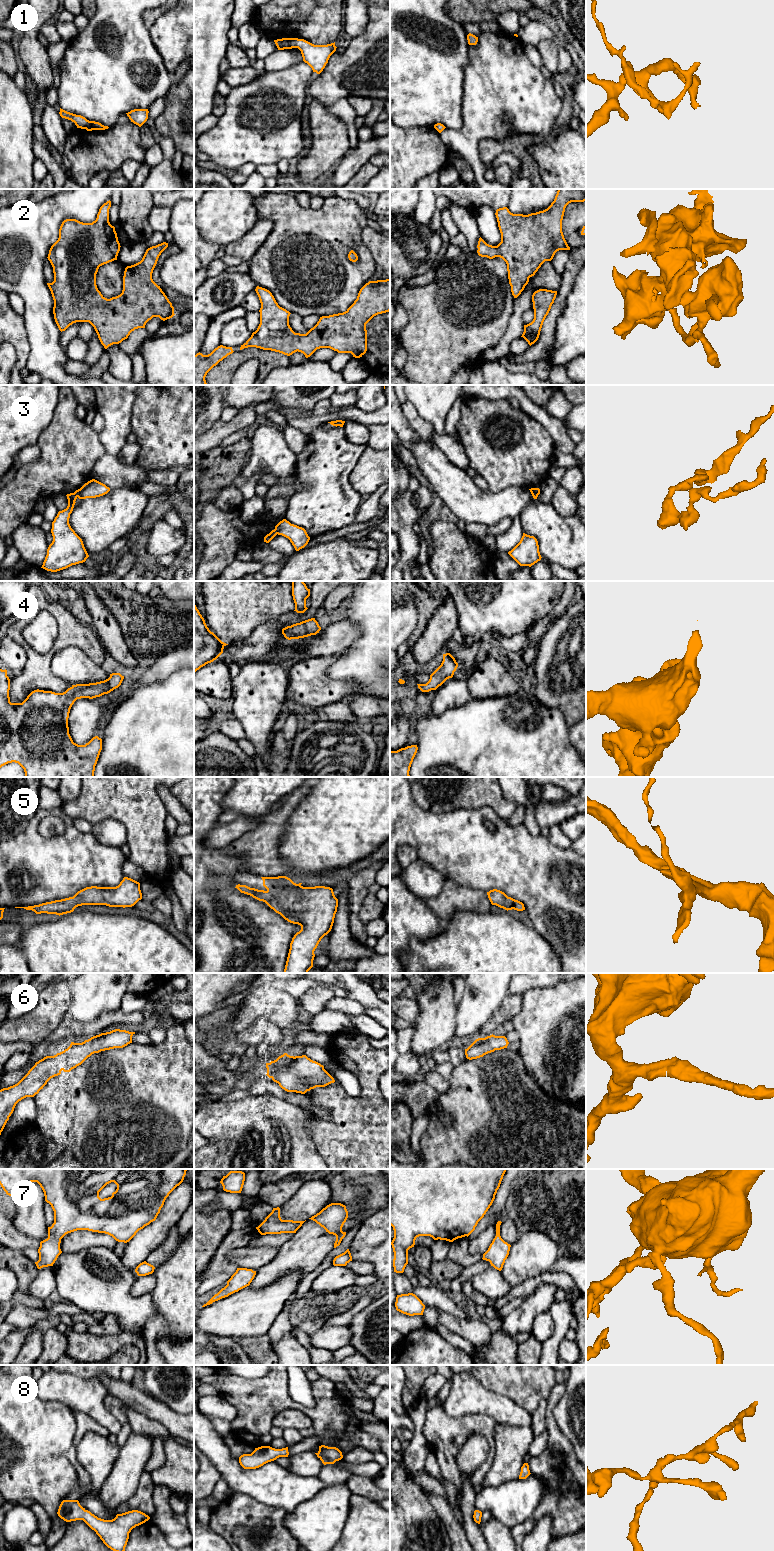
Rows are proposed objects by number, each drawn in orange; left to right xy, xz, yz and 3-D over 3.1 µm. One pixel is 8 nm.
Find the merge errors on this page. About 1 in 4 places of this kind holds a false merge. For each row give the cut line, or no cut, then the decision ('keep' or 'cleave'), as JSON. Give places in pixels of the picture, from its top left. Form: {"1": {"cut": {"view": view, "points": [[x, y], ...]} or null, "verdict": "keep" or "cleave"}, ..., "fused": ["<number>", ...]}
{"1": {"cut": {"view": "xz", "points": [[298, 39], [293, 43], [294, 47]]}, "verdict": "cleave"}, "2": {"cut": null, "verdict": "keep"}, "3": {"cut": {"view": "xy", "points": [[79, 489], [77, 496]]}, "verdict": "cleave"}, "4": {"cut": null, "verdict": "keep"}, "5": {"cut": null, "verdict": "keep"}, "6": {"cut": null, "verdict": "keep"}, "7": {"cut": null, "verdict": "keep"}, "8": {"cut": null, "verdict": "keep"}, "fused": ["1", "3"]}

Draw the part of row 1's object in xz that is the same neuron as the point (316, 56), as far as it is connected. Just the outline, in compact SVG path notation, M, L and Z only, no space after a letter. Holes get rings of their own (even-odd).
M298 39L293 46L301 51L303 61L307 63L317 74L325 68L330 56L336 51L335 42L327 45L314 45L302 39Z

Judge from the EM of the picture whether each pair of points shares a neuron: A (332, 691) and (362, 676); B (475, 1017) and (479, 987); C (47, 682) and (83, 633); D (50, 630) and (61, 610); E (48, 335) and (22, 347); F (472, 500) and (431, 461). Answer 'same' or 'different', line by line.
A: different
B: same
C: same
D: different
E: different
F: same

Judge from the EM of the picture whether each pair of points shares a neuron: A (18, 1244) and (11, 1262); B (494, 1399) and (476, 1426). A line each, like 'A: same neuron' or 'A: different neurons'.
A: different neurons
B: different neurons

